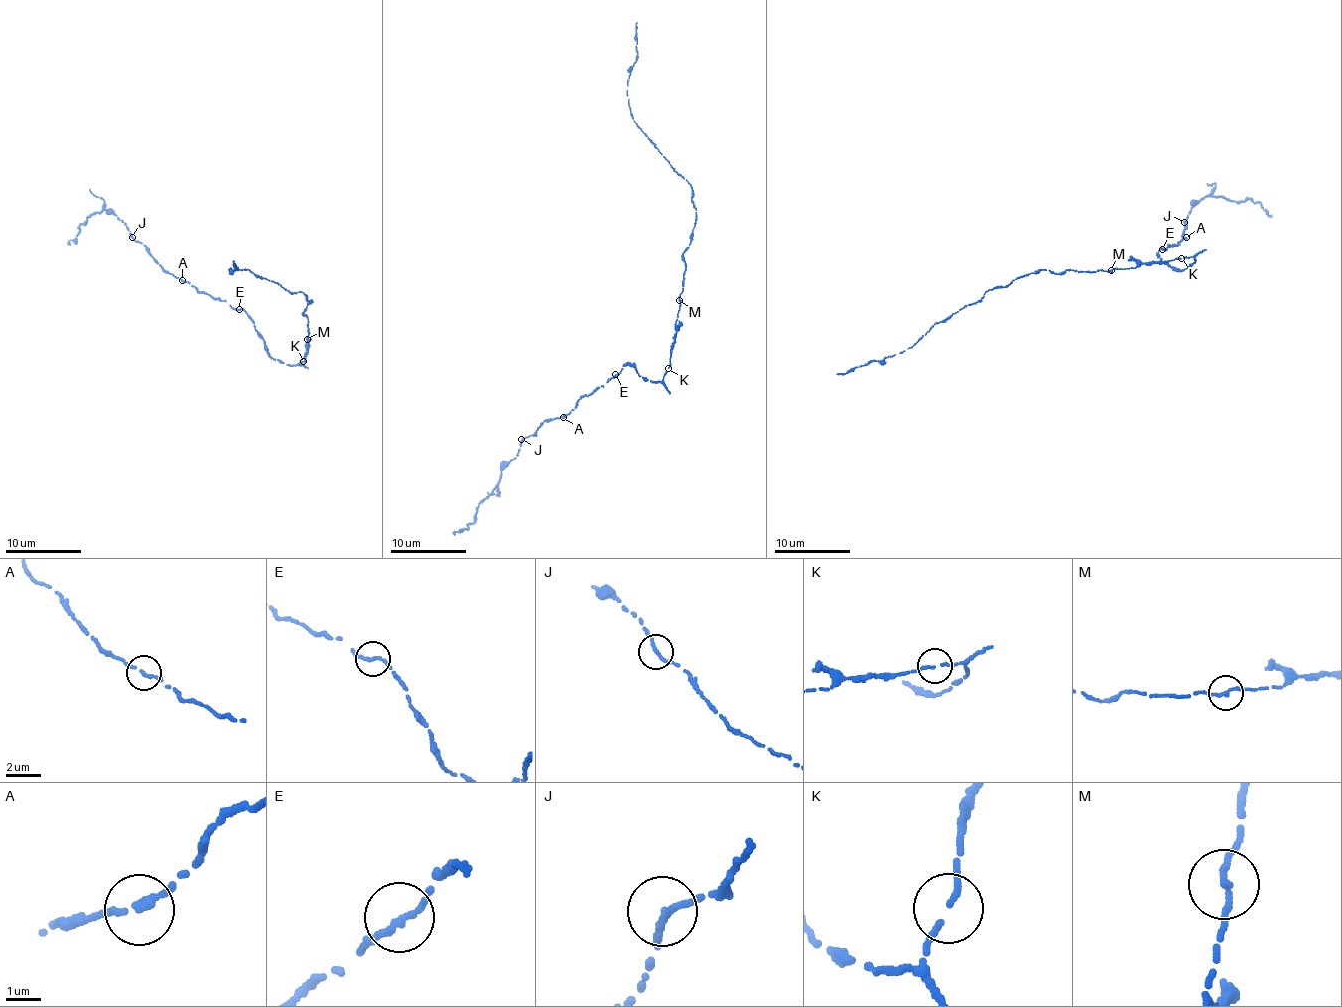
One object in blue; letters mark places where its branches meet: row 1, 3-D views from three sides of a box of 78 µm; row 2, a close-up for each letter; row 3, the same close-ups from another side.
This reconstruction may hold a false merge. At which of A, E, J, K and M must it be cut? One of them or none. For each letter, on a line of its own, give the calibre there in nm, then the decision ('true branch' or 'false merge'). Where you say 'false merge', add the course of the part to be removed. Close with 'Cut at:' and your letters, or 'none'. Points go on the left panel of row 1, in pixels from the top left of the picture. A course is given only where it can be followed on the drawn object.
A: 200 nm | true branch
E: 190 nm | true branch
J: 200 nm | true branch
K: 160 nm | true branch
M: 200 nm | true branch
Cut at: none

